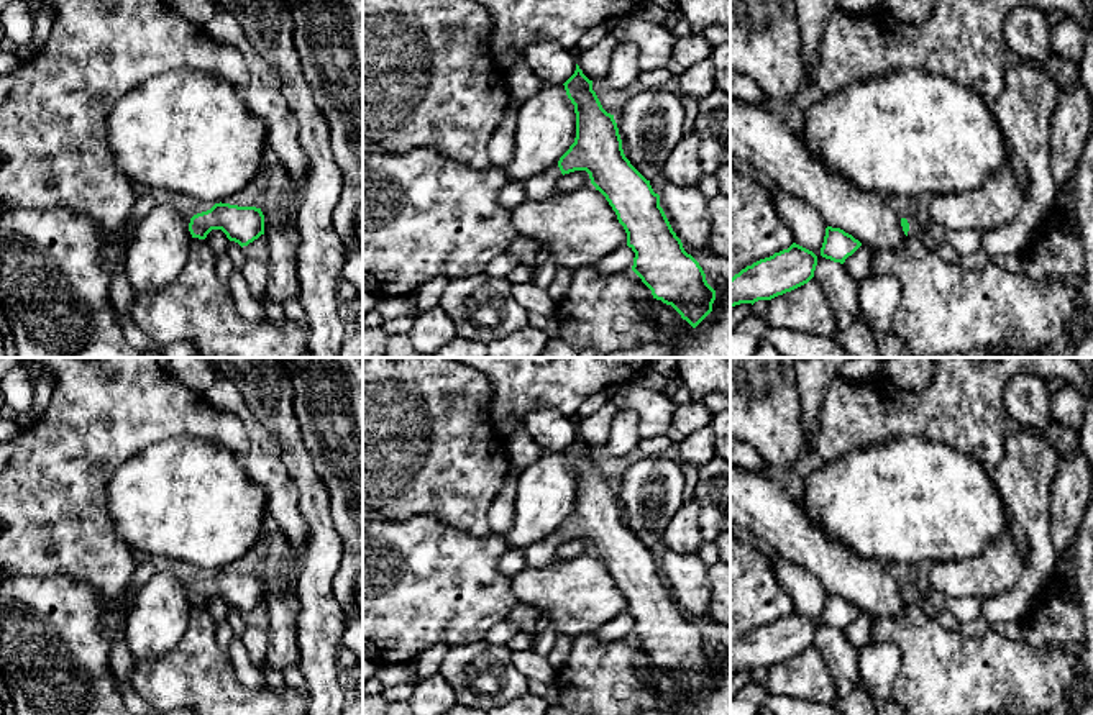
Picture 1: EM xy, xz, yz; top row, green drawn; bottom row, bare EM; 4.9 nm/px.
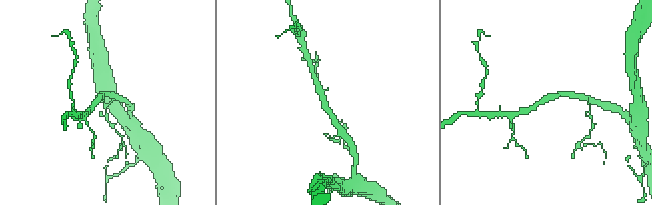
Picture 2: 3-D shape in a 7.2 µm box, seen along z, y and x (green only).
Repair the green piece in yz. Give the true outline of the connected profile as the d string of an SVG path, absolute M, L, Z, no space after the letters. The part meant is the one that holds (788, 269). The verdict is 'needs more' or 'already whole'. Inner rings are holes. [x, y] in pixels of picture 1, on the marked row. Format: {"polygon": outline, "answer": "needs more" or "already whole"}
{"polygon": "M793 243L788 249L747 266L730 279L730 308L791 292L814 277L816 266L817 256Z", "answer": "already whole"}

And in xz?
{"polygon": "M576 64L563 85L574 105L576 138L556 164L522 182L525 198L542 202L558 192L561 175L586 171L627 233L627 246L635 253L632 271L653 298L671 305L696 328L712 312L716 290L684 251L650 180L625 157L614 115L602 108L592 80Z", "answer": "needs more"}

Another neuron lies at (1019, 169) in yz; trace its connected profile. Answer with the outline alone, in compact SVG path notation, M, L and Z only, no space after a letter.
M1006 141L1006 153L1008 153L1008 162L1014 172L1016 185L1026 195L1029 185L1027 167L1009 141Z

